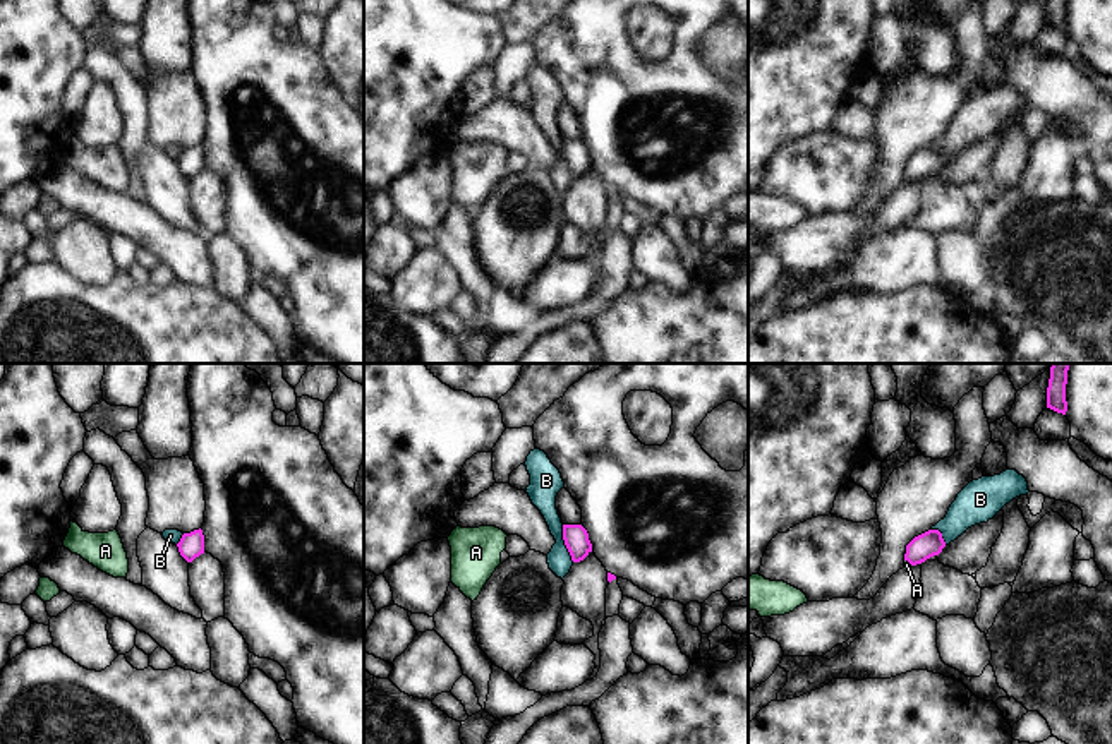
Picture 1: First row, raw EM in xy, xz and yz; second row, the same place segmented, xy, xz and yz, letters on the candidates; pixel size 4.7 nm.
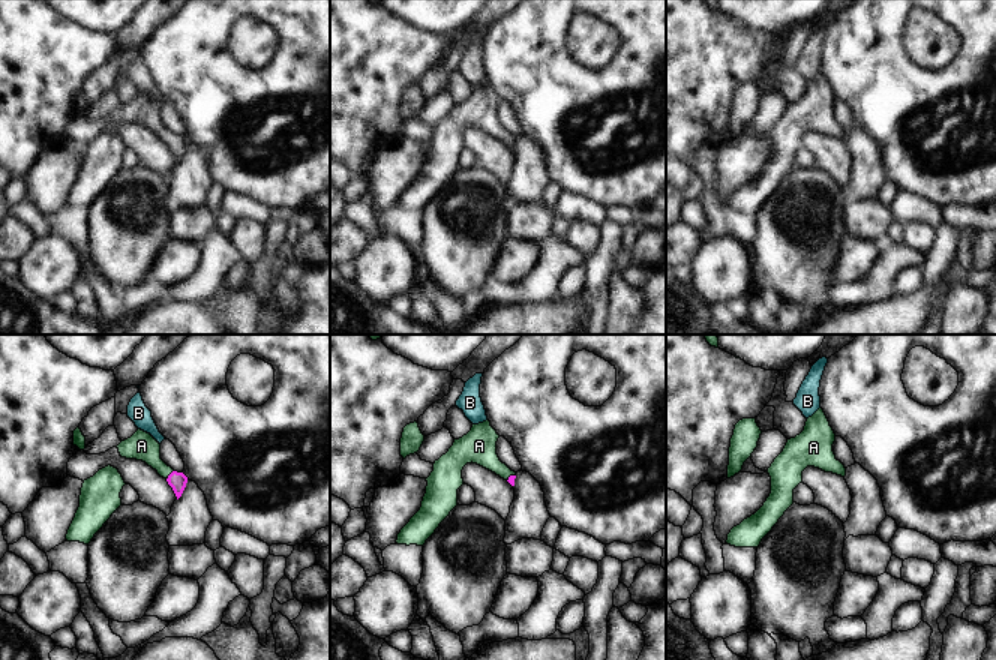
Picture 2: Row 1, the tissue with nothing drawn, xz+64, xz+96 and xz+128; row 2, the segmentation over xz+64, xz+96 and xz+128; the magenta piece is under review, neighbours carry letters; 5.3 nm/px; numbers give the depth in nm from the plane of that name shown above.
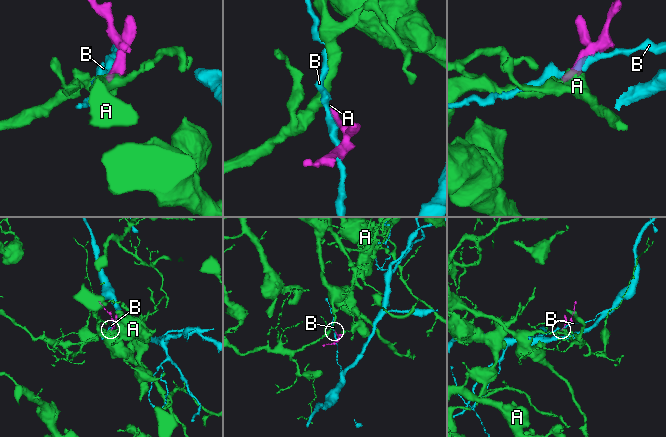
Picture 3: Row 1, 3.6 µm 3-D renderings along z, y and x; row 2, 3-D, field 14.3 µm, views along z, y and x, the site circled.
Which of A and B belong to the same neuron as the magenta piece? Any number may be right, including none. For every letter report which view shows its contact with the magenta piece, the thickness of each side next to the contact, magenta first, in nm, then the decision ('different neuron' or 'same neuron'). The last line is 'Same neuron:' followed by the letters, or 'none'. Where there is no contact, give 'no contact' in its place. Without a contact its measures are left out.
A: contact in yz; calibres 120 and 30 nm; same neuron
B: contact in xz; calibres 120 and 120 nm; different neuron
Same neuron: A

